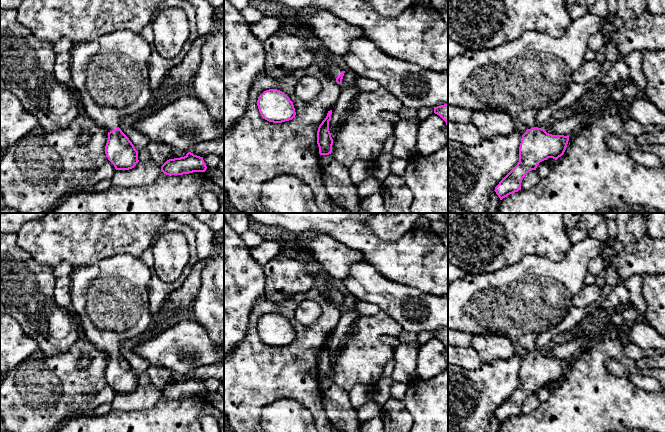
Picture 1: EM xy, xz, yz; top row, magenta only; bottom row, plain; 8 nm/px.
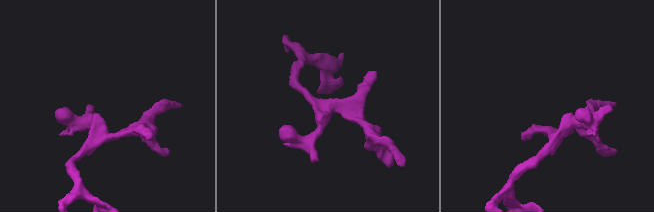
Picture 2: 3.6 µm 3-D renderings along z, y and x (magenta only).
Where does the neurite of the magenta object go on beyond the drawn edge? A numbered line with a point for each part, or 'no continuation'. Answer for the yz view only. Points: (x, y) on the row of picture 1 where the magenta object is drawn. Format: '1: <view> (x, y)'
1: yz (521, 77)

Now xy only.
1: xy (110, 74)

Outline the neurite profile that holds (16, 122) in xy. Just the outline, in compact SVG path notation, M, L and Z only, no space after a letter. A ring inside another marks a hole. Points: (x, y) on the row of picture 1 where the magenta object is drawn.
M0 89L0 154L39 126L39 120L28 112L9 90Z

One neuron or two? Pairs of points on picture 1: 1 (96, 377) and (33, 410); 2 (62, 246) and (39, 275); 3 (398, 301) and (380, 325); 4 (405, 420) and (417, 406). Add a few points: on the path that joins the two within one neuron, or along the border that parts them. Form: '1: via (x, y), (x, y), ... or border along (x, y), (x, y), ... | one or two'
1: via (80, 391), (52, 391), (49, 394) | one
2: border along (26, 252), (37, 262), (53, 267) | two
3: border along (381, 309), (386, 311), (404, 329) | two
4: border along (402, 400), (414, 421) | two

